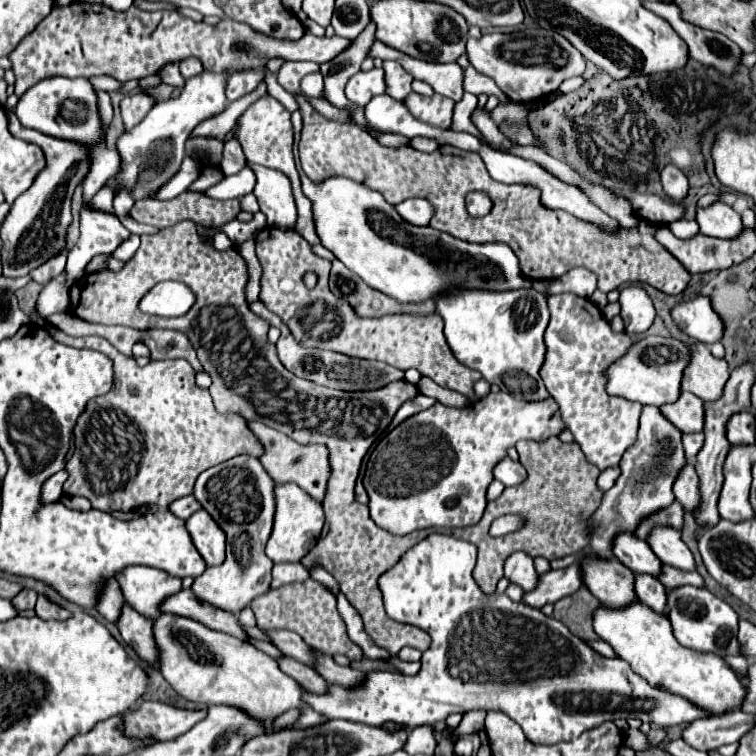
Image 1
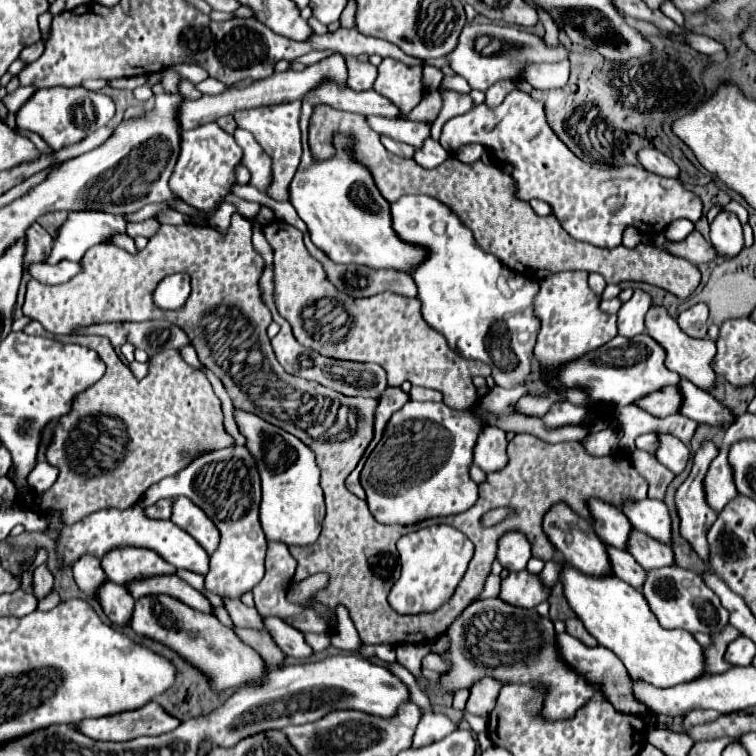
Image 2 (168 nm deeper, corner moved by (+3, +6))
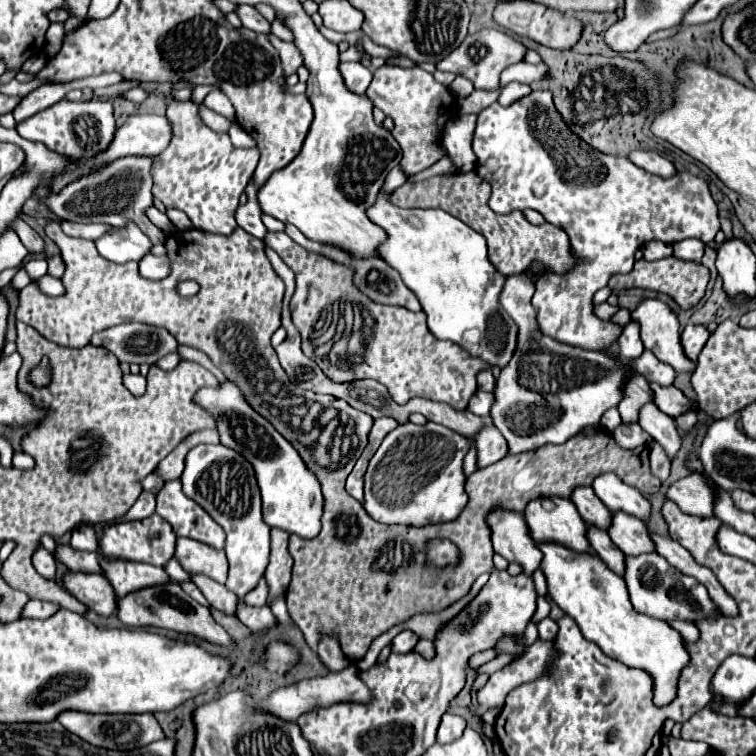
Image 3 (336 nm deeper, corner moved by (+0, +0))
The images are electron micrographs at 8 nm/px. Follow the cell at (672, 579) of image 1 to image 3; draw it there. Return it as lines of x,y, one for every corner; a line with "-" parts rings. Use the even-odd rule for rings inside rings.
615,511
611,515
611,531
607,533
625,555
641,555
655,551
655,545
647,535
647,525
641,519
623,515
623,511

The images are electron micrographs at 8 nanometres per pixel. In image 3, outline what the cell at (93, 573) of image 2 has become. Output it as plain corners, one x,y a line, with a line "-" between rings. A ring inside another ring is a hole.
57,545
55,549
55,561
65,563
71,571
85,571
85,573
101,573
99,555
89,551
77,551
71,545

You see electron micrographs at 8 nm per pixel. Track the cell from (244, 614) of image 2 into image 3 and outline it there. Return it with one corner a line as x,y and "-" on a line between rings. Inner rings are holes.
191,573
191,581
199,587
199,591
205,595
209,605
213,605
215,609
219,609
227,615
235,615
237,597
225,585
219,585
213,579
209,579
207,575
199,575
199,573

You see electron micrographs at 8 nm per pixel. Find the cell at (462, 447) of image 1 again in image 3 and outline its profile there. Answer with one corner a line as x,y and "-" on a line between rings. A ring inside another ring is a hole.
399,425
393,429
373,455
365,473
365,511
379,523
423,527
453,521
467,505
463,457
469,439
439,425

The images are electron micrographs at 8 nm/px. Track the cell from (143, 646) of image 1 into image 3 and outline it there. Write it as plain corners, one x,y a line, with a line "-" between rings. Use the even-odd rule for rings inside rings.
67,571
63,575
63,587
73,593
81,603
85,603
91,611
109,617
115,611
117,595
111,583
99,575
87,575
77,571

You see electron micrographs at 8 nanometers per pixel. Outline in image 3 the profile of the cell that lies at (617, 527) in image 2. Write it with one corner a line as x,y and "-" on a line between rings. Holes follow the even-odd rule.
575,487
575,491
569,497
577,511
581,513
585,523
593,523
595,527
609,529
611,523
611,511
597,499
595,491
591,487

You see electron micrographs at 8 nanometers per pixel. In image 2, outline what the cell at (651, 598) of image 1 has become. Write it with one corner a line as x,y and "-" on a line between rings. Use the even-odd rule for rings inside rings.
608,547
608,555
610,555
610,563
612,563
612,569
614,569
616,577
626,581
634,589
640,589
640,585
644,585
646,571
640,569
640,565
636,565
636,559
628,551

